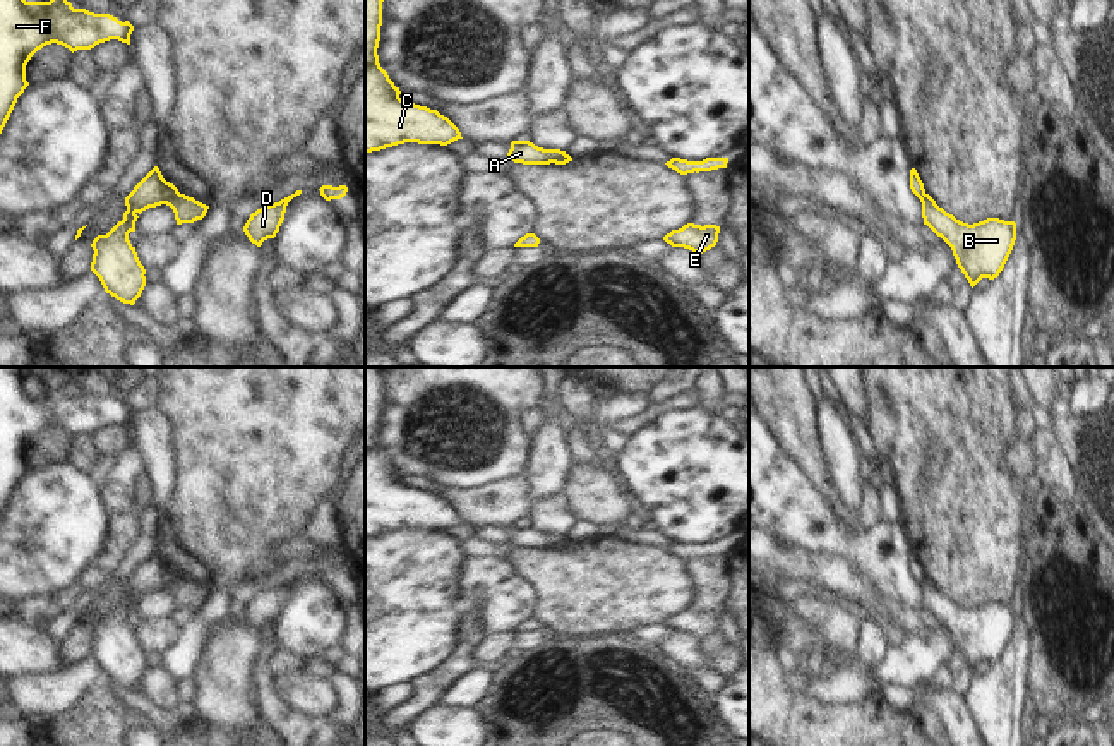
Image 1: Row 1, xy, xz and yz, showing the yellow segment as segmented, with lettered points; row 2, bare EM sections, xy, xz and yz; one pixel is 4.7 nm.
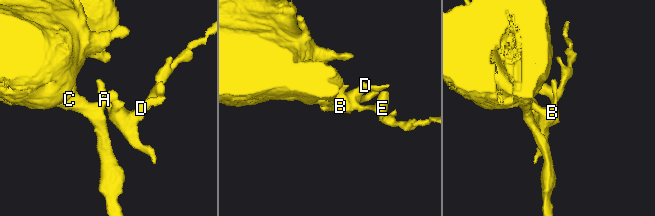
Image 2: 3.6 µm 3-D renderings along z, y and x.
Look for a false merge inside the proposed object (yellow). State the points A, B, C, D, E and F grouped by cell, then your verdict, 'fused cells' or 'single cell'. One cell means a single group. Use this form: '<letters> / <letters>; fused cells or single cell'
A C F / B D E; fused cells

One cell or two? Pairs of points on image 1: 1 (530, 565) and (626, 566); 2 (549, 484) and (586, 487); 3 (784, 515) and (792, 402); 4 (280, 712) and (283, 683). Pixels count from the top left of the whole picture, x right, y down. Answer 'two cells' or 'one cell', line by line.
1: one cell
2: two cells
3: two cells
4: two cells

